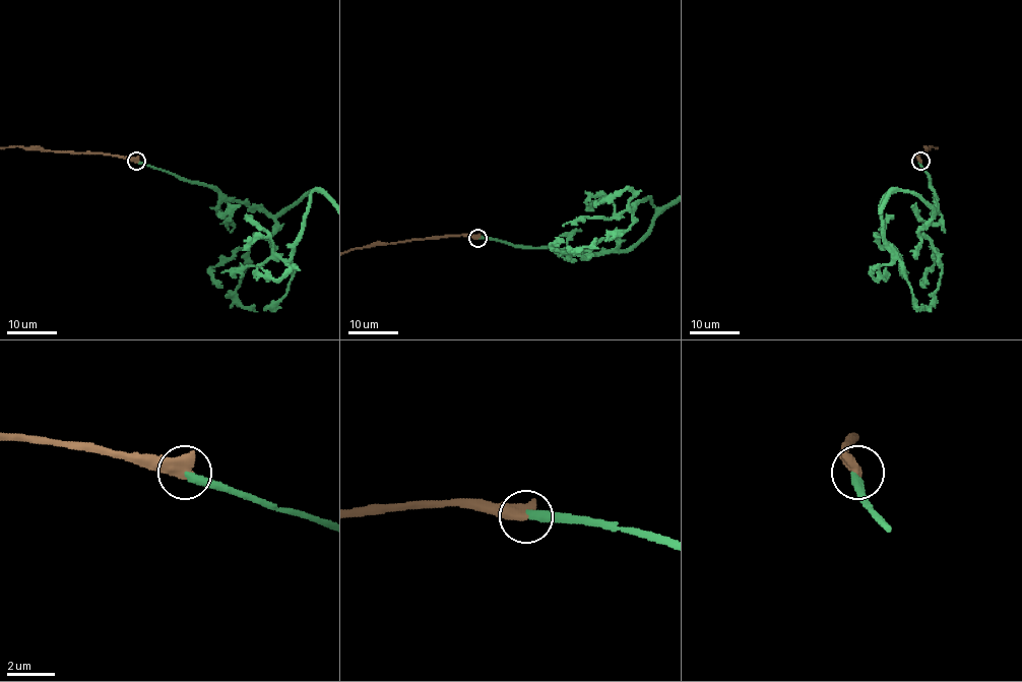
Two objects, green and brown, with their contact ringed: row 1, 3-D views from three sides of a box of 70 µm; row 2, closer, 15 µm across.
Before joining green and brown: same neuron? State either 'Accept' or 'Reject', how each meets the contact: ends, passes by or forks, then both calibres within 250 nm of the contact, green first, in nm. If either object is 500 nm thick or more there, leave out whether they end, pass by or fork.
Accept. Thickness 320 nm (green) against 600 nm

